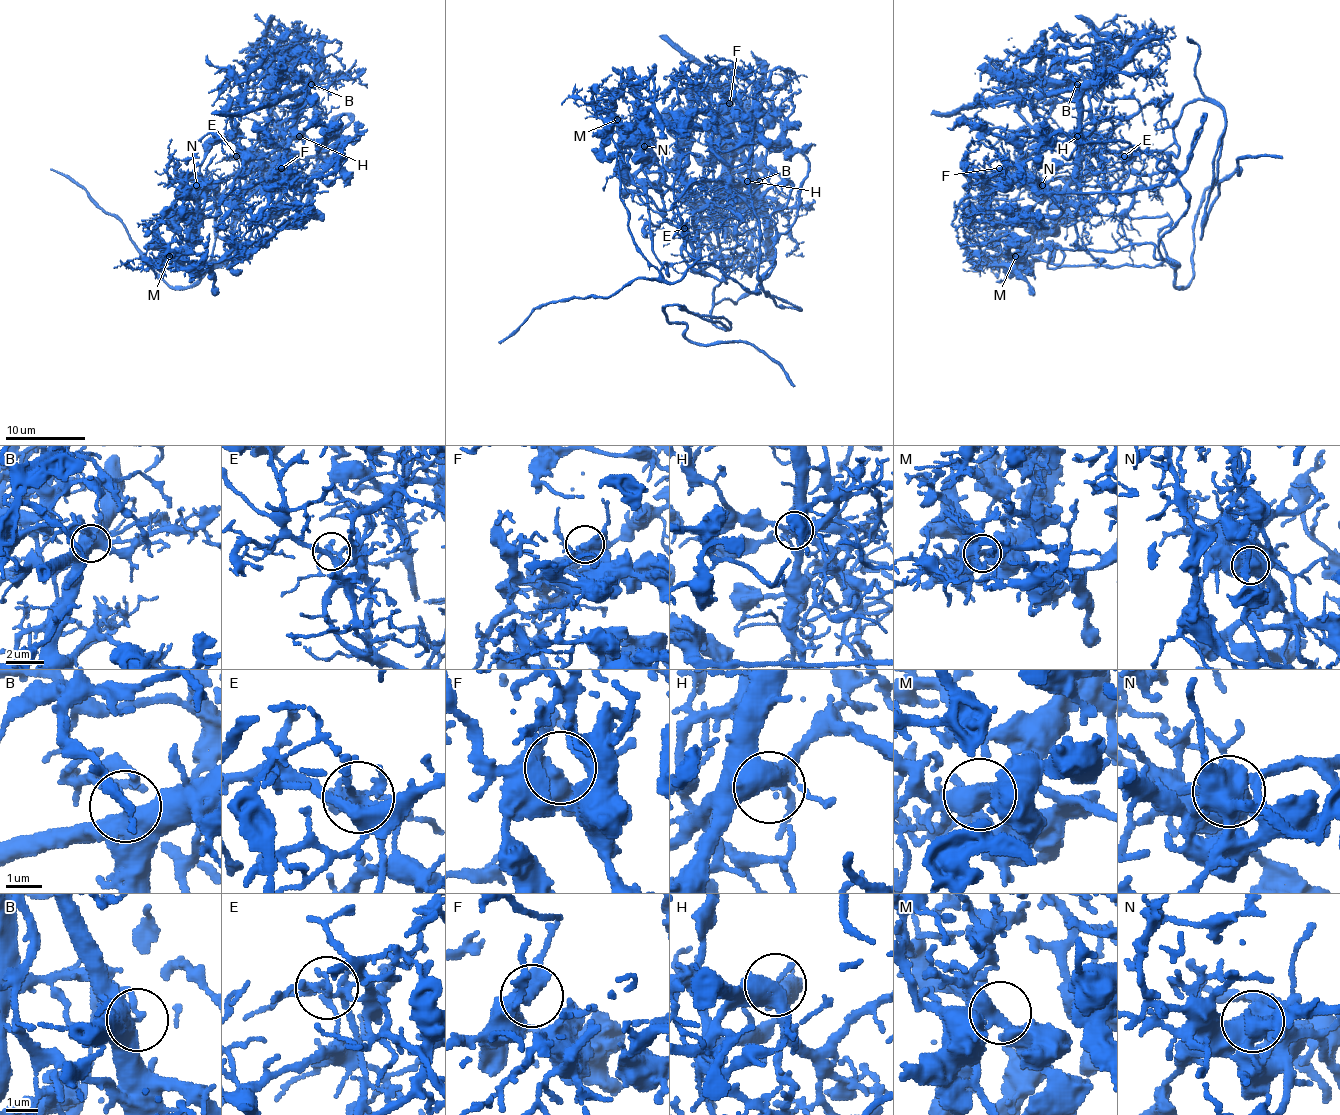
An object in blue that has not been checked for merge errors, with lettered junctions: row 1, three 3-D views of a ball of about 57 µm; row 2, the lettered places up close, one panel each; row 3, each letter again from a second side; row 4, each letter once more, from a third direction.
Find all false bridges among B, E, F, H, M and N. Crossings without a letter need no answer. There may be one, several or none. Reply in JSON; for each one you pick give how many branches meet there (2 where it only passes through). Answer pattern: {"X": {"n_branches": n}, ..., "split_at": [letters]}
{"B": {"n_branches": 2}, "E": {"n_branches": 6}, "N": {"n_branches": 4}, "split_at": ["B", "E", "N"]}

